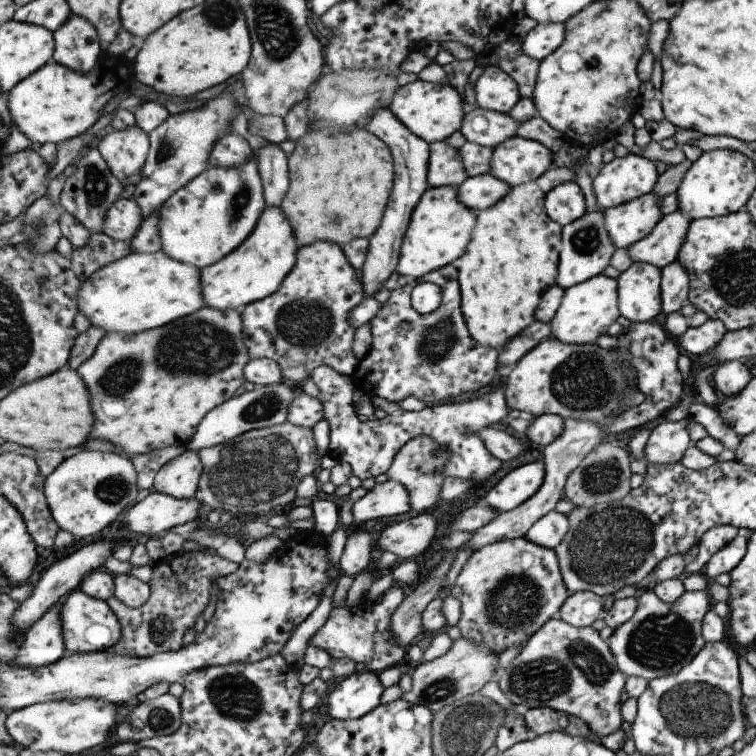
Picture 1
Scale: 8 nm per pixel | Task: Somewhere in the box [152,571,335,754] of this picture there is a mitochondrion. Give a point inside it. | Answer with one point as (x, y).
(235, 695)

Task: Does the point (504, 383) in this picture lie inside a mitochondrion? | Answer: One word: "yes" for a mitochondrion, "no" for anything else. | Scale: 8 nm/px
no

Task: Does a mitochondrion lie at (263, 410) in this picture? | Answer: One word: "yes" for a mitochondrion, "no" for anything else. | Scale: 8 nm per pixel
yes

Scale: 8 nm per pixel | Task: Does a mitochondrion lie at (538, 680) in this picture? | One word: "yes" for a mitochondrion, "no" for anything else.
yes

